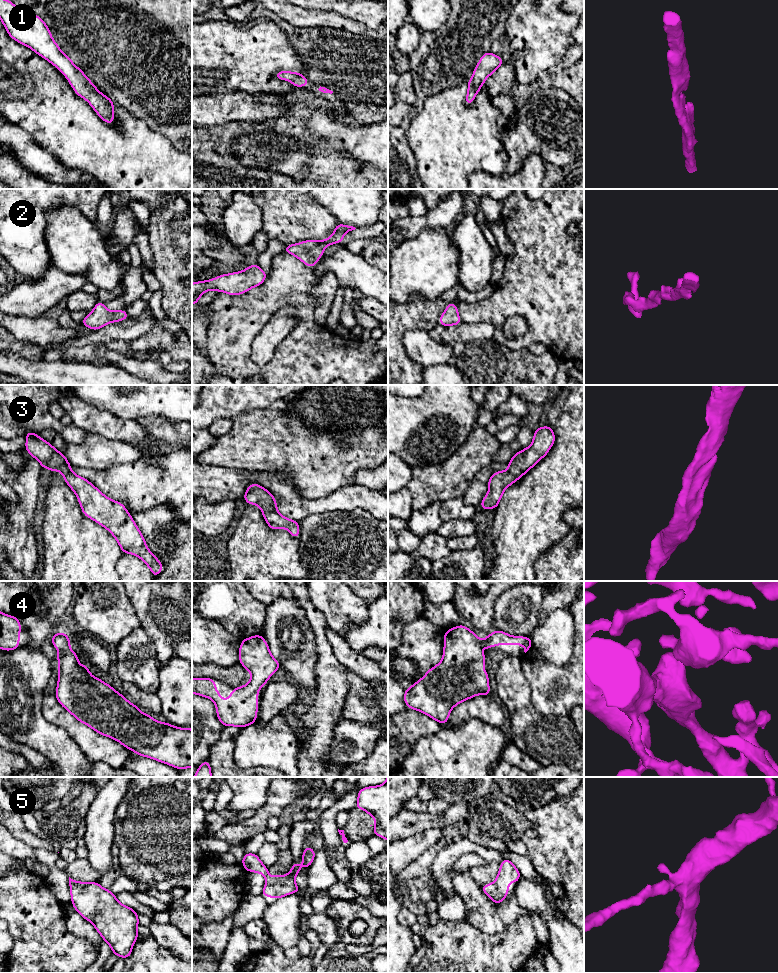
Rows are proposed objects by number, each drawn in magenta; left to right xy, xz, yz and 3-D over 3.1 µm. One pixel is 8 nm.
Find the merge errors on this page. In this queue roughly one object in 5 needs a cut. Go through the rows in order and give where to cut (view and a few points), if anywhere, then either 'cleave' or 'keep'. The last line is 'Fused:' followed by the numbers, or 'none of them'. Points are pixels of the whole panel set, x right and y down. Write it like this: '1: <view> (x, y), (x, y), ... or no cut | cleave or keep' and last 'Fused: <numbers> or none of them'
1: no cut | keep
2: no cut | keep
3: no cut | keep
4: no cut | keep
5: no cut | keep
Fused: none of them

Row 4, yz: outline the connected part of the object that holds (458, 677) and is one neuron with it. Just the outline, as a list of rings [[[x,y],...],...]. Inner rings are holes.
[[[461,624],[446,630],[442,660],[420,680],[406,688],[403,698],[405,704],[444,725],[452,708],[459,703],[476,695],[491,696],[485,658],[486,650],[497,645],[523,645],[526,653],[532,648],[532,641],[531,637],[512,636],[499,630],[494,630],[485,639],[479,639],[473,631]]]

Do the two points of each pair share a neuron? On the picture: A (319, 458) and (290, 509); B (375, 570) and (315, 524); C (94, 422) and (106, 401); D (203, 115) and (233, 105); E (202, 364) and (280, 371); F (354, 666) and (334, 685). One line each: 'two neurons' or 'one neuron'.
A: two neurons
B: one neuron
C: two neurons
D: one neuron
E: two neurons
F: two neurons

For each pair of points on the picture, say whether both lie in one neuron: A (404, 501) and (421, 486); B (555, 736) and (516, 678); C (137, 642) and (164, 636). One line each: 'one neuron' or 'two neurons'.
A: two neurons
B: one neuron
C: two neurons

